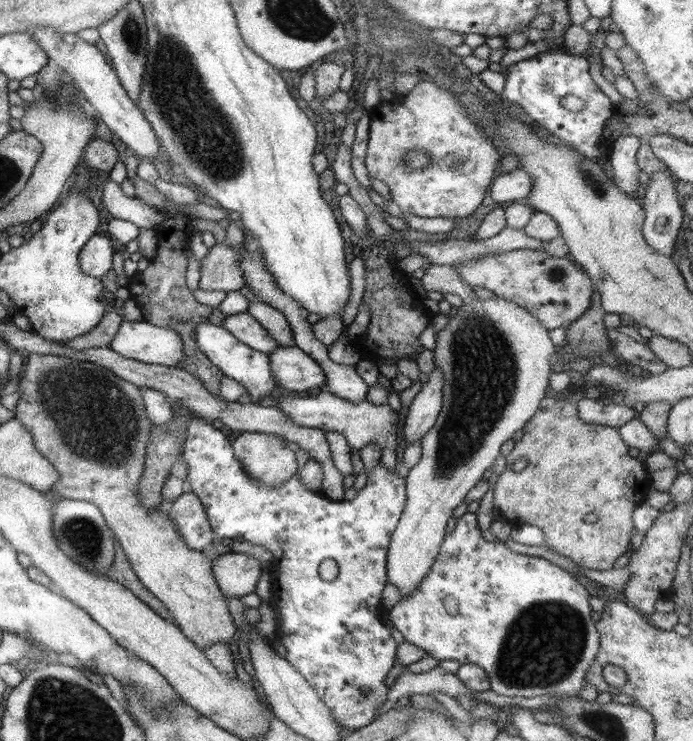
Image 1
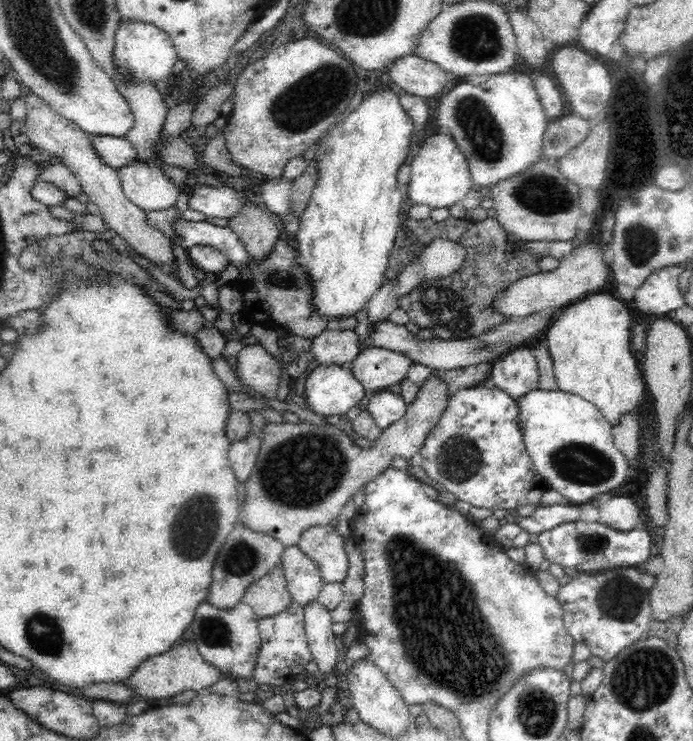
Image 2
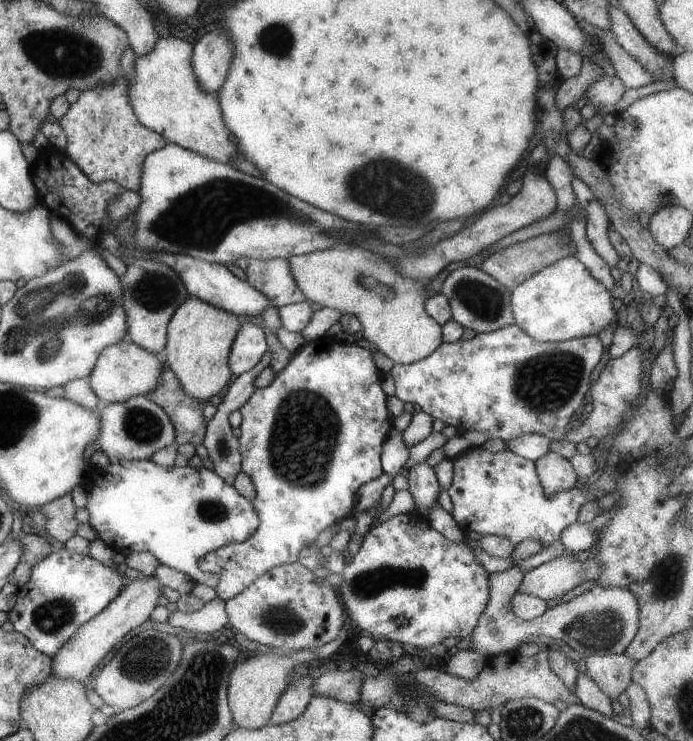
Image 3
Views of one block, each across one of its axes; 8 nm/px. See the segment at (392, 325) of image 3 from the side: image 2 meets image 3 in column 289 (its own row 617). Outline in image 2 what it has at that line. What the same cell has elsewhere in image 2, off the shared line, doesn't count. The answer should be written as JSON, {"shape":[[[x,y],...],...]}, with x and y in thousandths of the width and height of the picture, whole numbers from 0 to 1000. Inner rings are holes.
{"shape":[[[405,762],[392,767],[381,780],[361,788],[352,802],[351,812],[364,821],[374,837],[416,825],[423,808],[416,799]]]}

